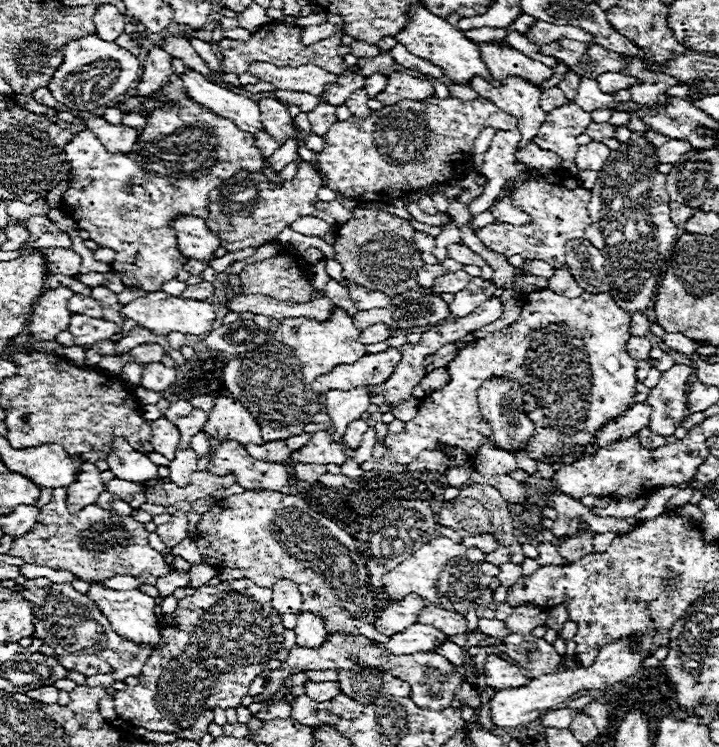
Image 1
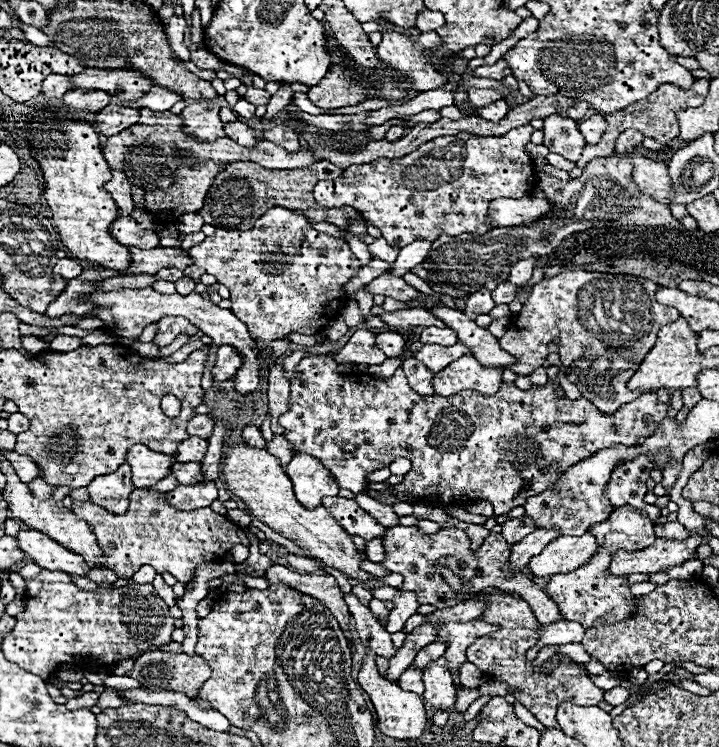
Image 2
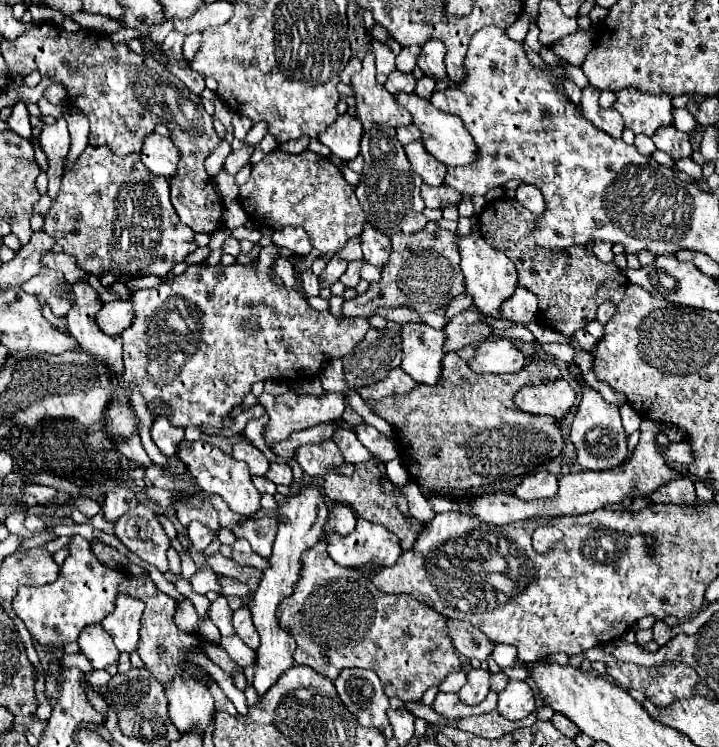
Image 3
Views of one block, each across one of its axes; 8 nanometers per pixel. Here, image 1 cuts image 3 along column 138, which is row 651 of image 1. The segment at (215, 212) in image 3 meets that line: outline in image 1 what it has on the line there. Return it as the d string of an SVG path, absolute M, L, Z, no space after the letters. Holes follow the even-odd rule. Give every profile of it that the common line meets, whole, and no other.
M50 584L44 590L34 590L32 610L34 610L34 638L44 640L44 644L56 650L62 666L76 670L84 676L112 674L114 680L124 680L128 676L138 676L146 658L148 648L136 646L130 640L118 636L108 618L98 610L98 606L86 596L76 592L70 584Z

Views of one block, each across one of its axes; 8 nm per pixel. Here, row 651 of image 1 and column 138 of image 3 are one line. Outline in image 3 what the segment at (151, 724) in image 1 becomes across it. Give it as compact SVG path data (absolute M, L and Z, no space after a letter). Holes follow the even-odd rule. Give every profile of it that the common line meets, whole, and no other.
M86 146L74 168L62 176L58 198L46 212L46 222L42 230L54 236L56 244L60 244L66 254L74 256L76 264L84 268L86 274L98 276L102 286L110 286L114 284L114 280L128 282L146 274L166 278L174 264L184 262L184 258L198 248L194 232L180 222L176 210L170 204L168 180L164 176L154 176L140 162L138 154L116 156L106 146Z

